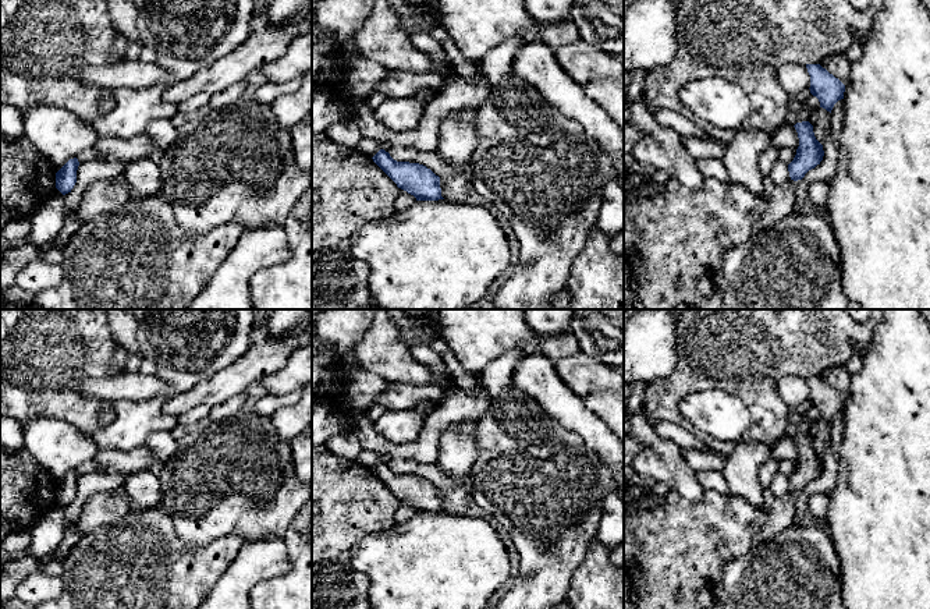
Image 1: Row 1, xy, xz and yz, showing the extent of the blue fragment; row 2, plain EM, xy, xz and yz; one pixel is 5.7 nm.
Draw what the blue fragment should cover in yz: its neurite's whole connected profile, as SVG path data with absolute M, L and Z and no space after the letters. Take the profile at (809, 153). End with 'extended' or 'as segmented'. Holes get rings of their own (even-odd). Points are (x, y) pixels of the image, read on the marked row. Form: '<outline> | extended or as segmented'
M809 121L796 123L799 146L794 160L788 164L791 180L775 185L767 208L753 226L753 233L774 227L781 219L792 215L795 206L795 183L823 160L823 145L816 139Z | extended

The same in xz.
M380 149L372 159L398 188L413 195L416 201L444 199L441 196L440 177L426 166L397 162L384 149Z | as segmented

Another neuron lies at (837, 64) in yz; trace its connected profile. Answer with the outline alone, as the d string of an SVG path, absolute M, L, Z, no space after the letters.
M833 54L820 63L820 65L838 78L844 85L848 82L851 63L844 54Z

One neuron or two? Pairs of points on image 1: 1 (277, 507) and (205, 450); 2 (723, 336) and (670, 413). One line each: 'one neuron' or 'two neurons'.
1: one neuron
2: one neuron

